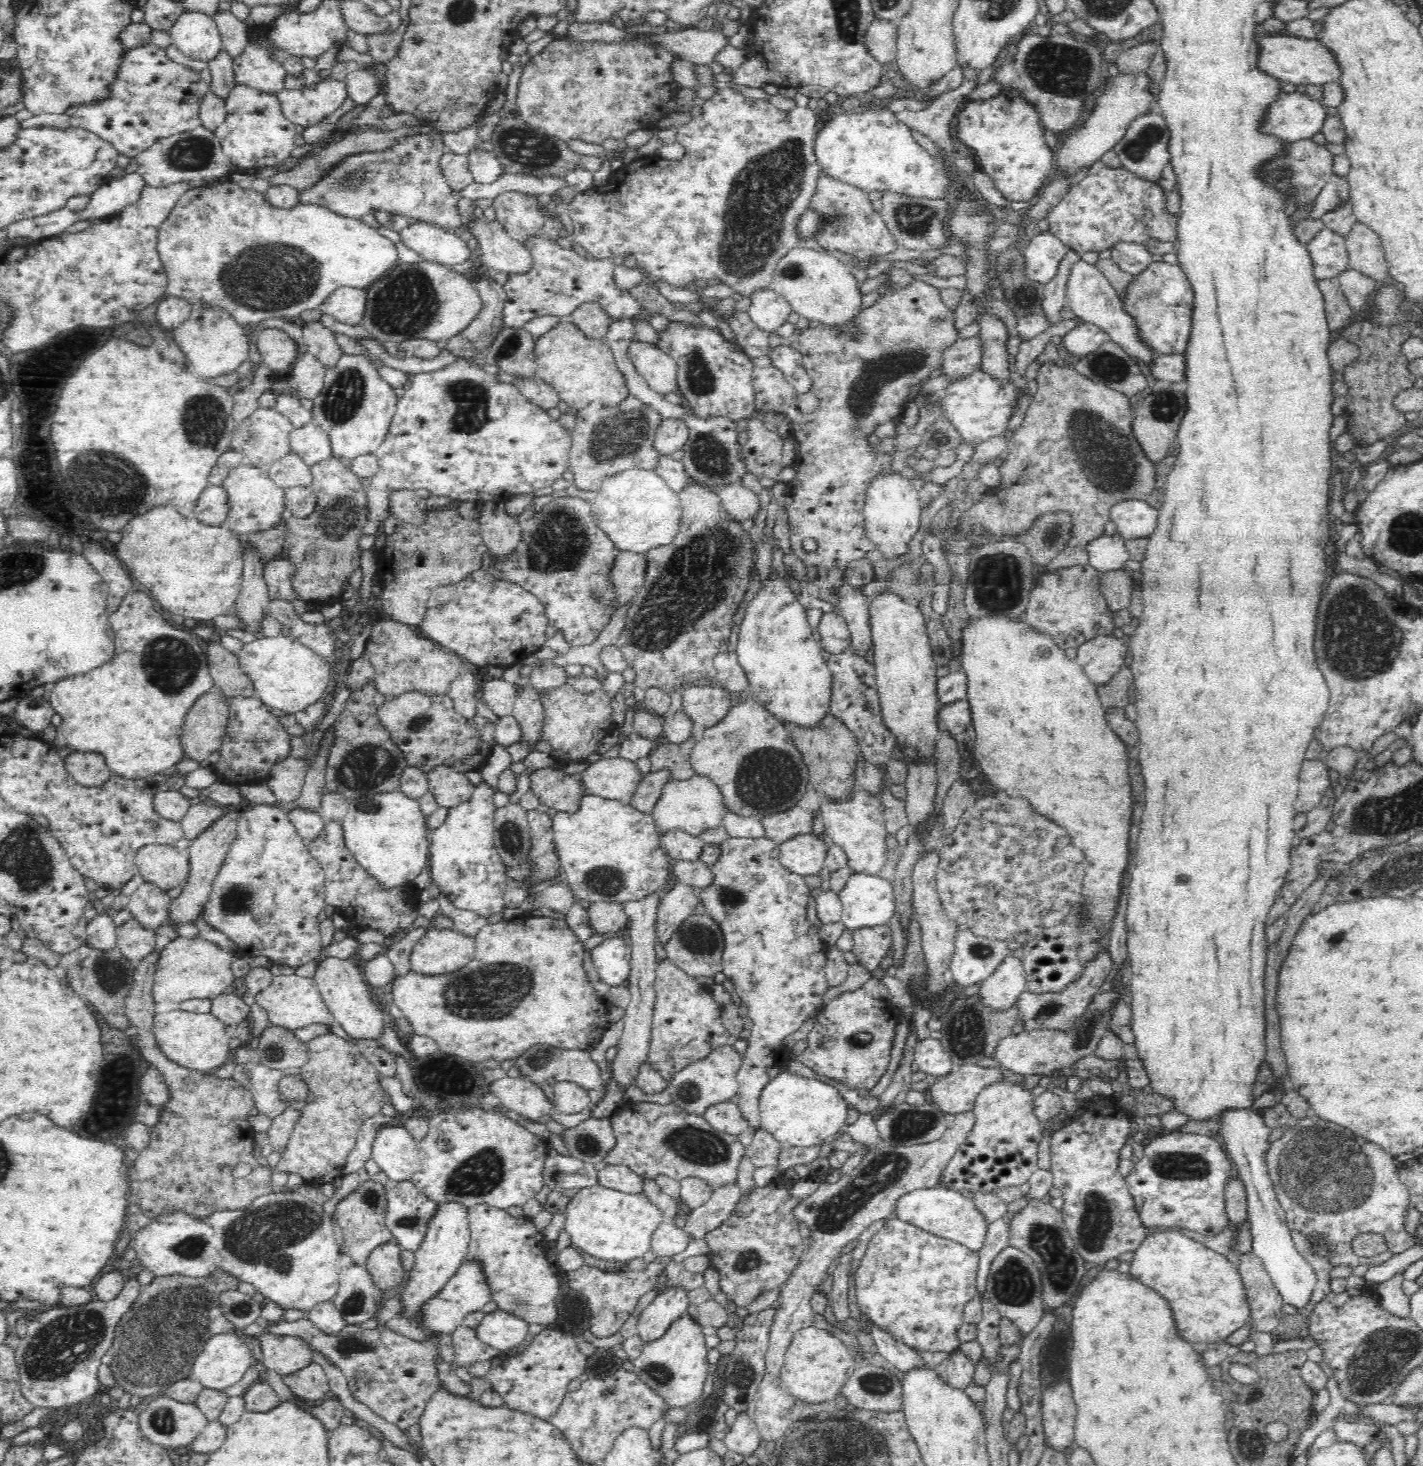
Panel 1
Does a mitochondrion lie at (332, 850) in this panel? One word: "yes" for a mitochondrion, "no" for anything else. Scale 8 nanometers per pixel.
no

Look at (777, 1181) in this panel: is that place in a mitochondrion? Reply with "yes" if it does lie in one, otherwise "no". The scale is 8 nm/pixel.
no

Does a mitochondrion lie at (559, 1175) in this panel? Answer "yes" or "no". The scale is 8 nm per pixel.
yes

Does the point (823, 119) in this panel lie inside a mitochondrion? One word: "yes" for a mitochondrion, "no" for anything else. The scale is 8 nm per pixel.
no

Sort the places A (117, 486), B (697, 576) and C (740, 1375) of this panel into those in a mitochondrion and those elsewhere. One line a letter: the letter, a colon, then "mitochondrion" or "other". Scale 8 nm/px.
A: mitochondrion
B: mitochondrion
C: mitochondrion

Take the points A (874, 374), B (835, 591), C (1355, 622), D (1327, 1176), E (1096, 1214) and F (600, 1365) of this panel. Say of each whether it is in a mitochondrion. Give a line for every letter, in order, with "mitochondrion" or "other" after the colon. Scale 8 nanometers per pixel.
A: mitochondrion
B: other
C: mitochondrion
D: mitochondrion
E: mitochondrion
F: other

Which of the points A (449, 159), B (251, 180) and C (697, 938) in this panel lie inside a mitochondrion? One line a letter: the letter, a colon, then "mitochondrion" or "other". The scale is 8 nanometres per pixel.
A: other
B: other
C: mitochondrion

